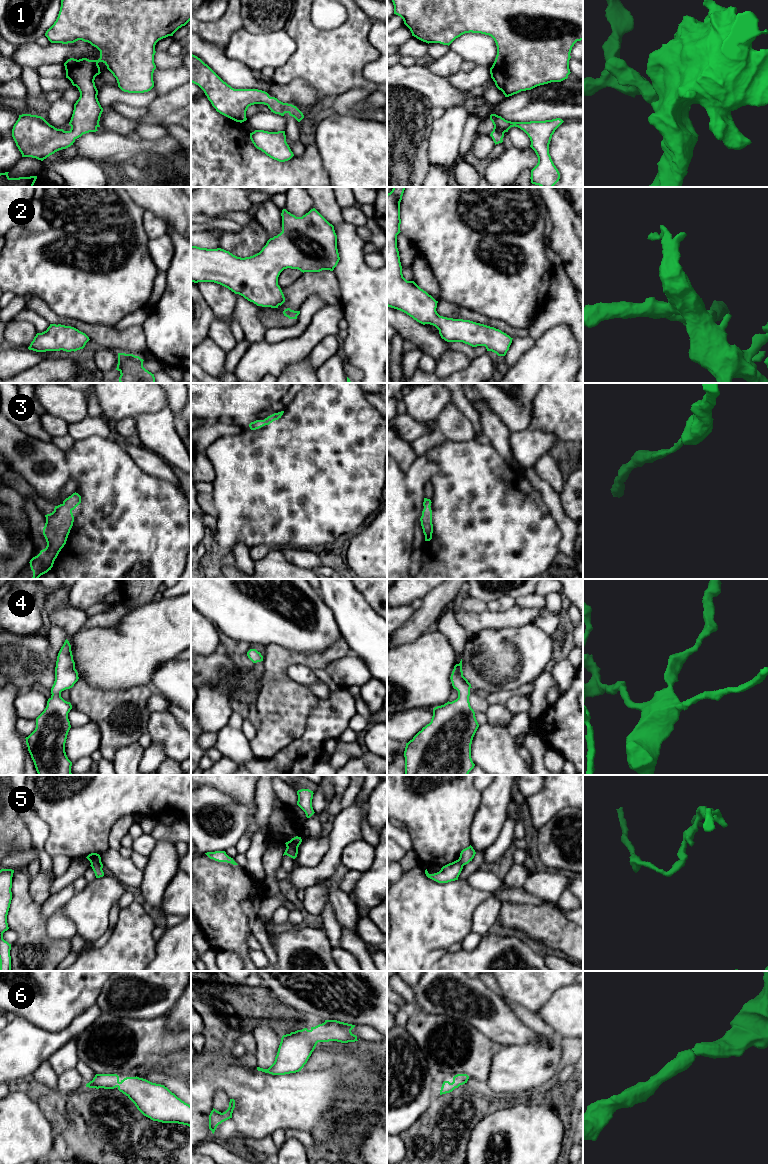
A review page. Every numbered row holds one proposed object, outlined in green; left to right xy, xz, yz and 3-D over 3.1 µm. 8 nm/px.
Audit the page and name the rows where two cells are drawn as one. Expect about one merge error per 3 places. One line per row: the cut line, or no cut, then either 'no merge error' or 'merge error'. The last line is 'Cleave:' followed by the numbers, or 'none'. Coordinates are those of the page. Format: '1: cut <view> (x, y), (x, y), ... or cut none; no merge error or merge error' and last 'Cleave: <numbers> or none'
1: cut none; no merge error
2: cut none; no merge error
3: cut none; no merge error
4: cut none; no merge error
5: cut xz (287, 847), (297, 849); merge error
6: cut none; no merge error
Cleave: 5

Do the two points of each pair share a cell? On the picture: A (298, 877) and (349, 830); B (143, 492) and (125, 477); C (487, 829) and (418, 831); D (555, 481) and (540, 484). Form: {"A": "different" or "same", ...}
{"A": "same", "B": "same", "C": "different", "D": "different"}

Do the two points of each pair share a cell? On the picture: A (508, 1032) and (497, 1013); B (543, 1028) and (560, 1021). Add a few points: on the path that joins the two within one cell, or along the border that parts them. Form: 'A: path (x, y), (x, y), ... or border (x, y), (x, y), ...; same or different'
A: path (504, 1027), (497, 1018); same
B: border (536, 1014), (555, 1033); different

